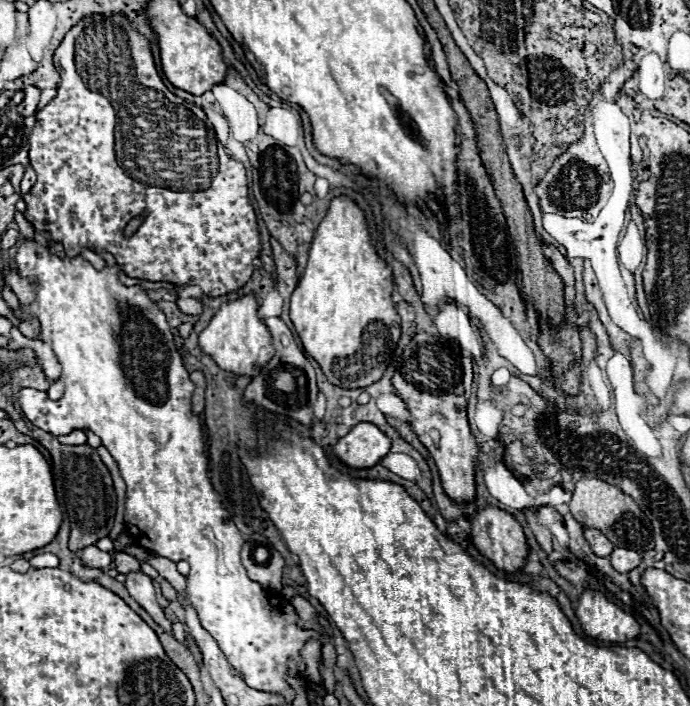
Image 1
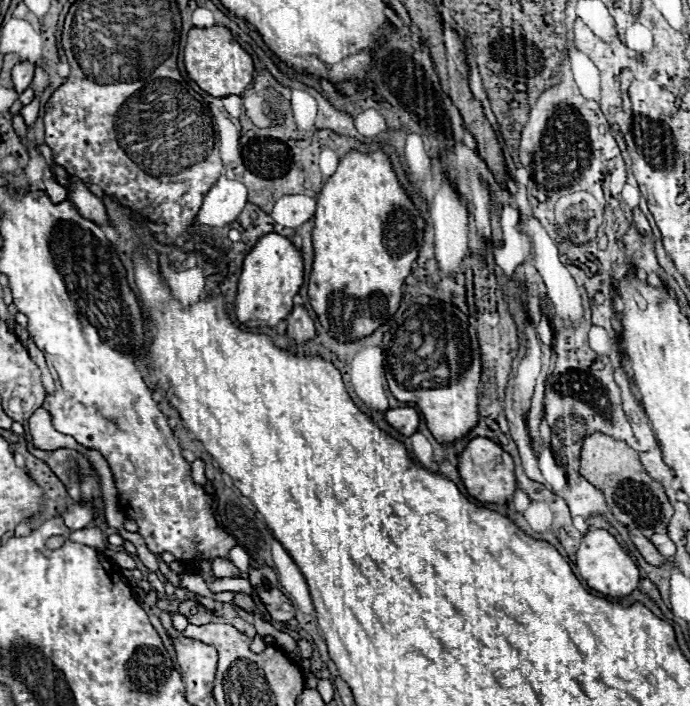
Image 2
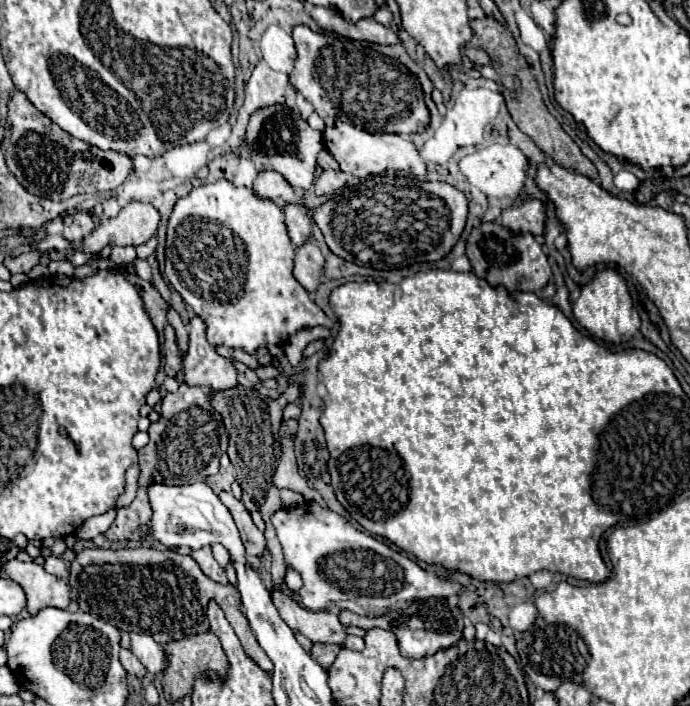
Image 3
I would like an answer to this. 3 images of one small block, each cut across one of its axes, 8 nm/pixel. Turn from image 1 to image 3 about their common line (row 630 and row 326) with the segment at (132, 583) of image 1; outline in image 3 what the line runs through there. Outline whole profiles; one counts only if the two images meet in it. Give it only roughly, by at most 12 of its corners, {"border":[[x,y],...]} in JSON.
{"border":[[164,328],[163,367],[175,377],[182,369],[182,354],[174,328]]}

